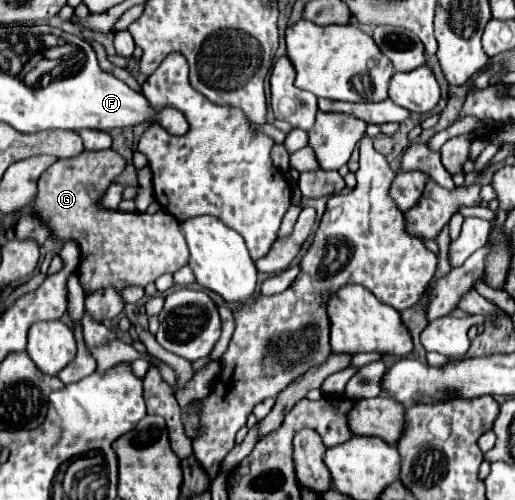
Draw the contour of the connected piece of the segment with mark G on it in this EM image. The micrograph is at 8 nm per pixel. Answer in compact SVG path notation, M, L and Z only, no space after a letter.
M112 149L106 151L82 151L82 155L76 155L74 159L60 159L54 163L38 181L38 195L36 201L22 209L20 213L26 213L30 209L38 211L42 221L46 221L52 229L52 233L64 243L66 239L76 239L82 251L82 261L80 261L80 283L86 289L86 293L106 289L106 287L116 287L118 291L126 285L140 285L146 287L152 283L156 277L162 273L174 273L180 267L188 263L188 247L184 241L184 235L178 227L178 221L168 215L163 209L155 214L147 212L124 212L110 211L100 207L100 199L108 185L114 181L116 175L120 175L126 167L126 159L118 155Z

